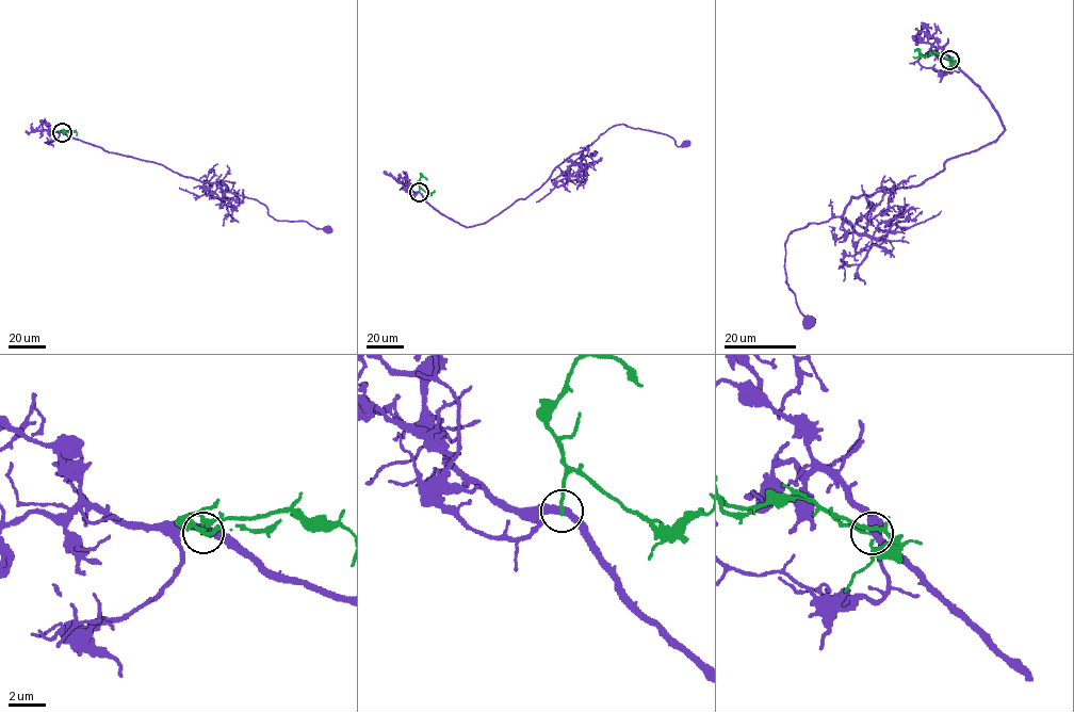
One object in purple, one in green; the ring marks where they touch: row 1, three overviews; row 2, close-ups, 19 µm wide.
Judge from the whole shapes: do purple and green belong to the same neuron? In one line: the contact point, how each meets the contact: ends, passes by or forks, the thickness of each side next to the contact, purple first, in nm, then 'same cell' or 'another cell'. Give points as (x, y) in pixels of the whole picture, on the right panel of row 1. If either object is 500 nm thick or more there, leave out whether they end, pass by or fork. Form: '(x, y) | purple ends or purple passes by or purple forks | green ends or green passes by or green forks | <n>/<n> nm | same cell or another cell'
(949, 60) | purple passes by | green ends | 360/180 nm | another cell

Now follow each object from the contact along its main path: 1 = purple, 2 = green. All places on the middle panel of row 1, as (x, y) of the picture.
1: (419, 192), (441, 213), (473, 226), (527, 197), (556, 167), (615, 125), (666, 134), (678, 146), (685, 143)
2: (419, 192), (419, 179), (424, 176), (427, 179)

